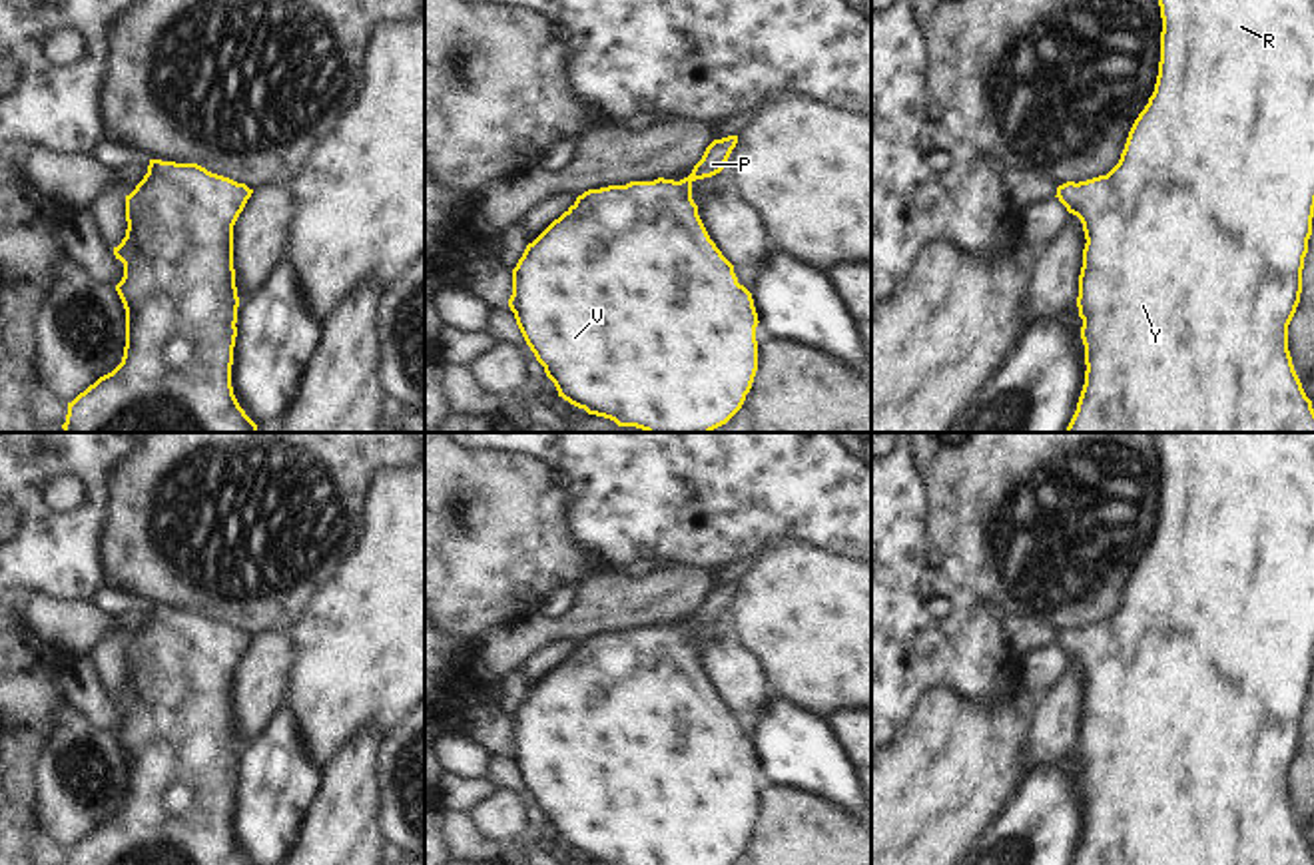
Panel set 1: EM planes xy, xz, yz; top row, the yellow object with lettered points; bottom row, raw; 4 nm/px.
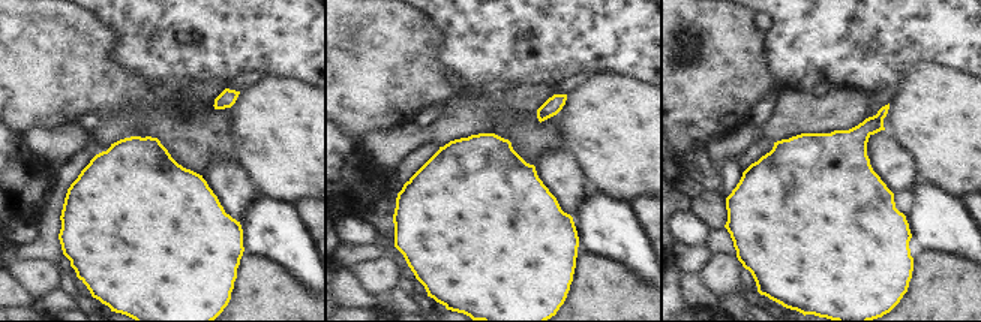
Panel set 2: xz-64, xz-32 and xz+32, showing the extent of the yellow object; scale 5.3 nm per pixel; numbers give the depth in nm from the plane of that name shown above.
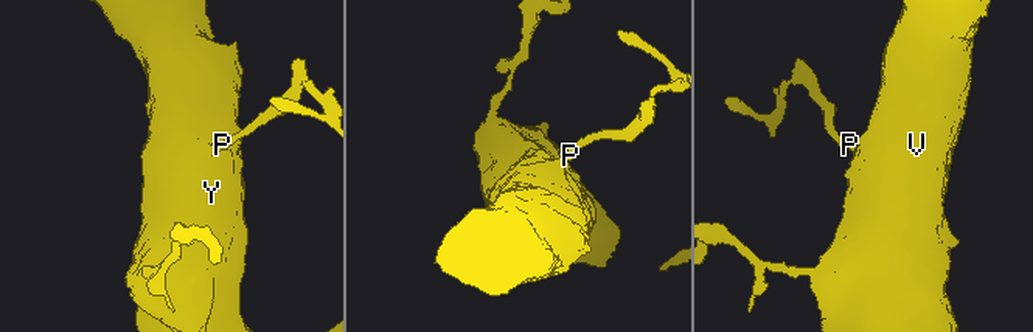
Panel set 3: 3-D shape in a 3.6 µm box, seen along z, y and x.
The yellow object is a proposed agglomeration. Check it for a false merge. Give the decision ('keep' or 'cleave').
keep

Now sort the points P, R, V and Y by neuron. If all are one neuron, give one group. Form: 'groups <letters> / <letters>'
groups P R V Y

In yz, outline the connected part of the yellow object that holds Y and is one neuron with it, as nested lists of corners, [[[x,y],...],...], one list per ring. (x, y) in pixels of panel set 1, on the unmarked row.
[[[1160,432],[1154,440],[1162,464],[1154,538],[1119,610],[1107,622],[1067,628],[1055,642],[1081,666],[1087,686],[1077,743],[1087,817],[1073,865],[1314,865],[1288,797],[1314,664],[1314,432]]]

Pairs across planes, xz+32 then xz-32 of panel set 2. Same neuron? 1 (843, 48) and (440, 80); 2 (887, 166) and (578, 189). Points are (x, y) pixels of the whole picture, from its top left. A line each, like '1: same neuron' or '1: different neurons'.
1: different neurons
2: same neuron

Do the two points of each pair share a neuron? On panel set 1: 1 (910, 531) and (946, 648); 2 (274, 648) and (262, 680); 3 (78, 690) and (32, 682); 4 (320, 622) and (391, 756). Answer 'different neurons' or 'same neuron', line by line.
1: same neuron
2: same neuron
3: different neurons
4: different neurons

